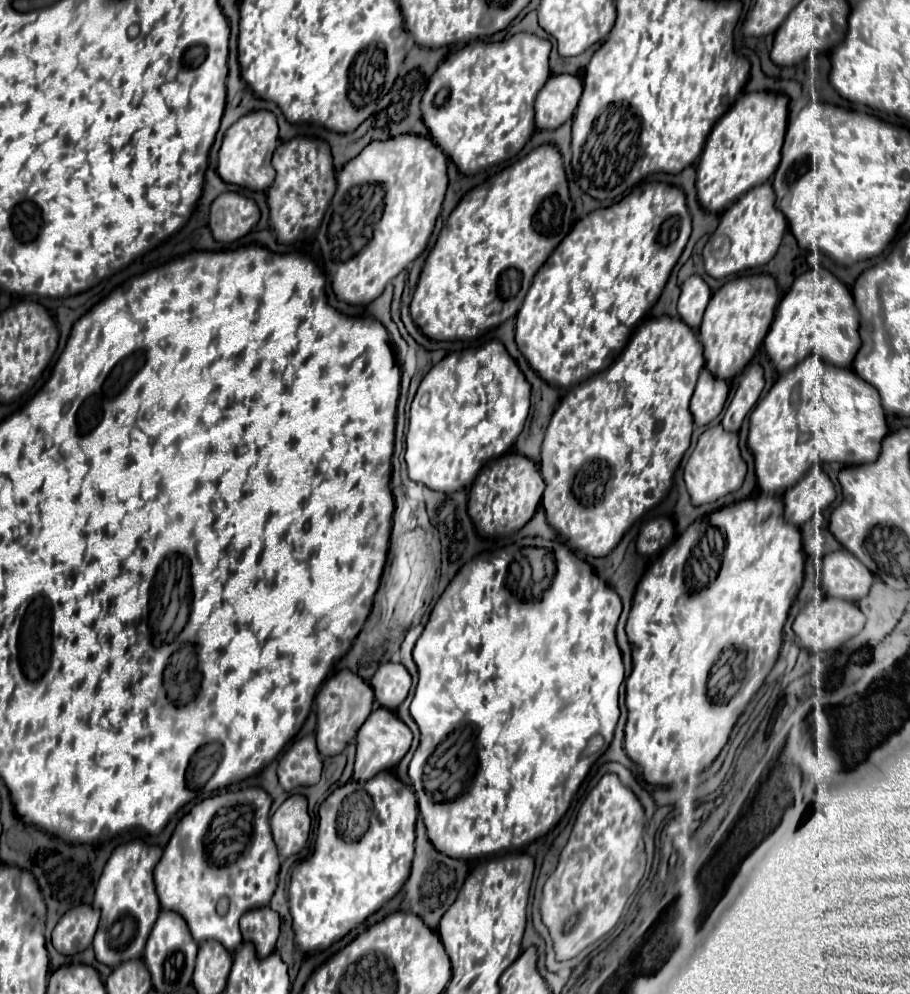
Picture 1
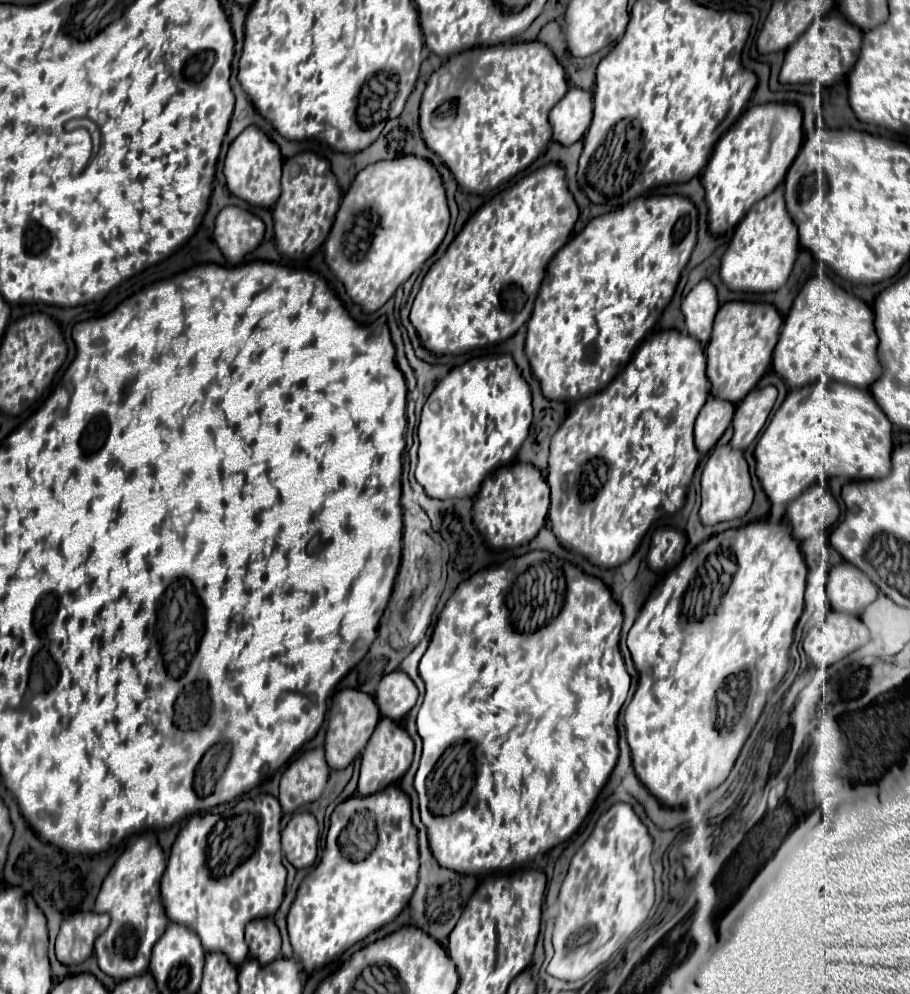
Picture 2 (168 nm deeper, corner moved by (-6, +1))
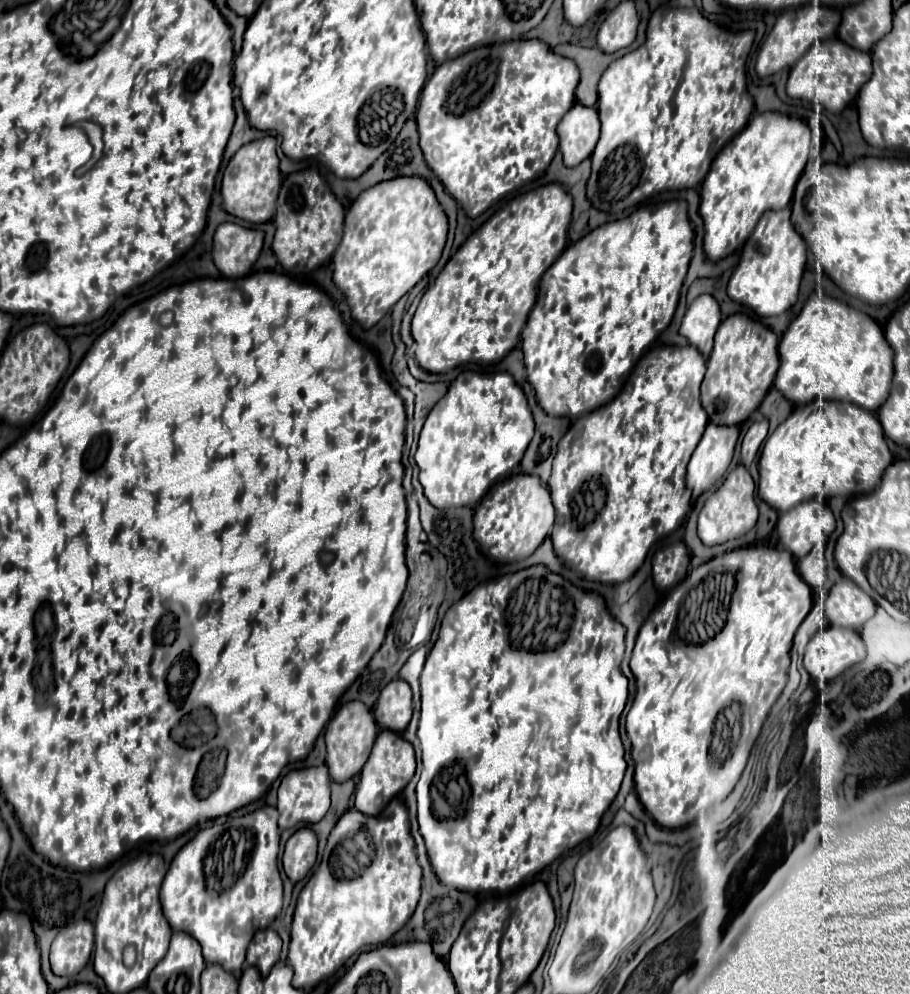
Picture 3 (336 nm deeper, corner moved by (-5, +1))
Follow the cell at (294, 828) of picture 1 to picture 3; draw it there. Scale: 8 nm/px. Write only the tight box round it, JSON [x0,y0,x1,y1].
[282,827,318,883]

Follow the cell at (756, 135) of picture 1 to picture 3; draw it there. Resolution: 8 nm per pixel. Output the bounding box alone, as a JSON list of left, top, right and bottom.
[700,113,812,261]

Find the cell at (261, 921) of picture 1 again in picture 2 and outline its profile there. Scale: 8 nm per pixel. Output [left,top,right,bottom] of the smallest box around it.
[245,917,281,965]

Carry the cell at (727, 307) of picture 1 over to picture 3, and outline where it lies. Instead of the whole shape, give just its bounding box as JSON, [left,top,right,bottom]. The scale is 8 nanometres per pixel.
[702,313,778,425]

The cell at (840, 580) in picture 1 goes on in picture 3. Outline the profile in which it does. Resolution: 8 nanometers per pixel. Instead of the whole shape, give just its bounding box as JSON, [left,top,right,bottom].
[826,577,874,631]

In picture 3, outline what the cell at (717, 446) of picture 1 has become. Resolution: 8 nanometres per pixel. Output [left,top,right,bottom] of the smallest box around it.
[698,465,758,545]

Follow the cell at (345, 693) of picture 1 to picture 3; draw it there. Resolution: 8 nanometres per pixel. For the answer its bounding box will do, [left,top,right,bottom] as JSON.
[326,701,378,783]

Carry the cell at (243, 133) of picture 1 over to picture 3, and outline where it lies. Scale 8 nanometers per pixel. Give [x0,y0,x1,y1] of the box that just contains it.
[222,135,282,223]

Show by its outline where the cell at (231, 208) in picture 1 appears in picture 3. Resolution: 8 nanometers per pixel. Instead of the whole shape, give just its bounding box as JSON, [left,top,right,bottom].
[214,223,264,279]

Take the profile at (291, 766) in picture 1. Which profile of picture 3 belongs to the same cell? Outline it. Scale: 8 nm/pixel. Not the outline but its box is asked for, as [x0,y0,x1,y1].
[276,765,330,829]

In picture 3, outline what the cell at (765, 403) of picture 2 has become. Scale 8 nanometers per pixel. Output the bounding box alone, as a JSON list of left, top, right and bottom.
[740,417,768,467]

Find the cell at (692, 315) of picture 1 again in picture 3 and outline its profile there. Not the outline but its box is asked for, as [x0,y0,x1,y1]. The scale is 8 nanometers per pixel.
[680,293,722,359]

